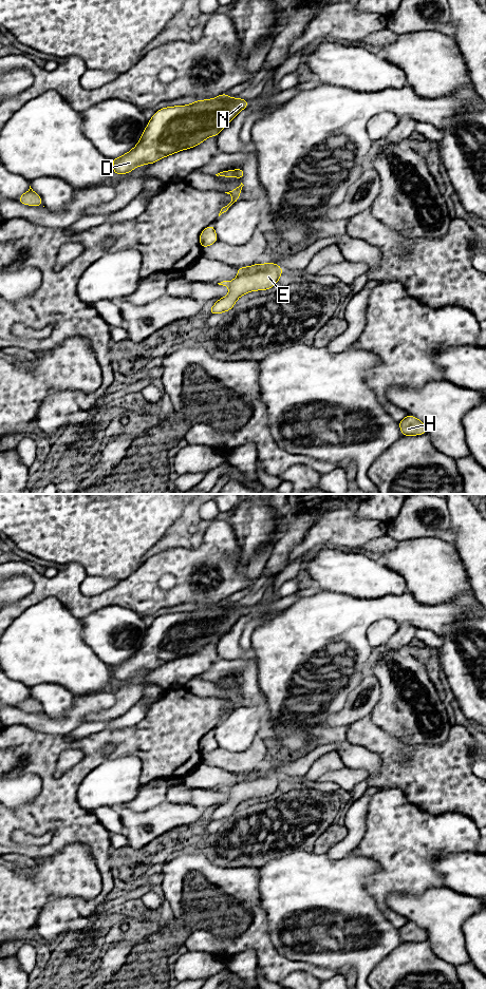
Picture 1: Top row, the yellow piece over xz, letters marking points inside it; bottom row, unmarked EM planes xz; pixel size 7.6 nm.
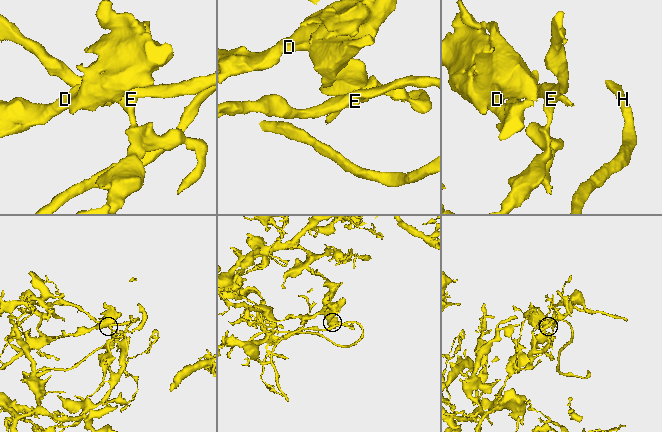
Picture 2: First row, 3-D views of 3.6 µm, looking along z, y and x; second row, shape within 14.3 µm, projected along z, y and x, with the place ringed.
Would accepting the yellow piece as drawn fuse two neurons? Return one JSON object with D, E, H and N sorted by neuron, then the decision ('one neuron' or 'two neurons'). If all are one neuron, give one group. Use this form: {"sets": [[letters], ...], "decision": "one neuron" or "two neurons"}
{"sets": [["D", "E", "N"], ["H"]], "decision": "two neurons"}

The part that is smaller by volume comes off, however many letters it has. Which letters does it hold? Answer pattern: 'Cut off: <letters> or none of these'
Cut off: H

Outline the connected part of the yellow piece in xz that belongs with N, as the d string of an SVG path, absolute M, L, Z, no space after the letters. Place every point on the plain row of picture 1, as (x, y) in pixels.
M223 600L216 605L193 608L188 612L160 615L148 628L138 650L123 663L111 666L113 679L117 682L130 680L136 673L154 670L161 665L193 654L210 643L218 643L222 635L247 613L248 607L231 605Z

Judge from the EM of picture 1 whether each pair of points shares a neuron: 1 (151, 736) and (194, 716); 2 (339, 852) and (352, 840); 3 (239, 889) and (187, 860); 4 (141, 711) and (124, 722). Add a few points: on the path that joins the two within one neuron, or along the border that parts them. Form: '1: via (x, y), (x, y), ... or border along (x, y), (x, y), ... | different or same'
1: via (162, 736), (184, 718) | same
2: via (342, 849), (349, 843) | same
3: via (226, 879), (200, 869) | same
4: via (136, 714), (128, 719) | same

